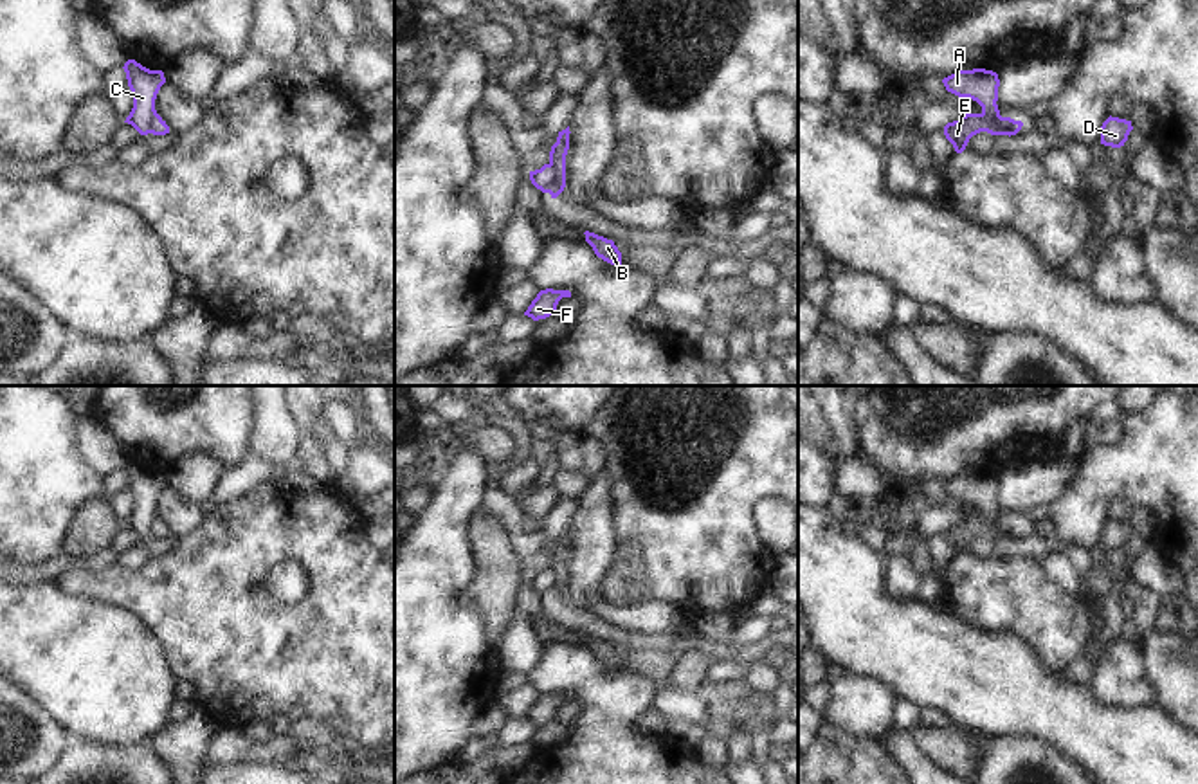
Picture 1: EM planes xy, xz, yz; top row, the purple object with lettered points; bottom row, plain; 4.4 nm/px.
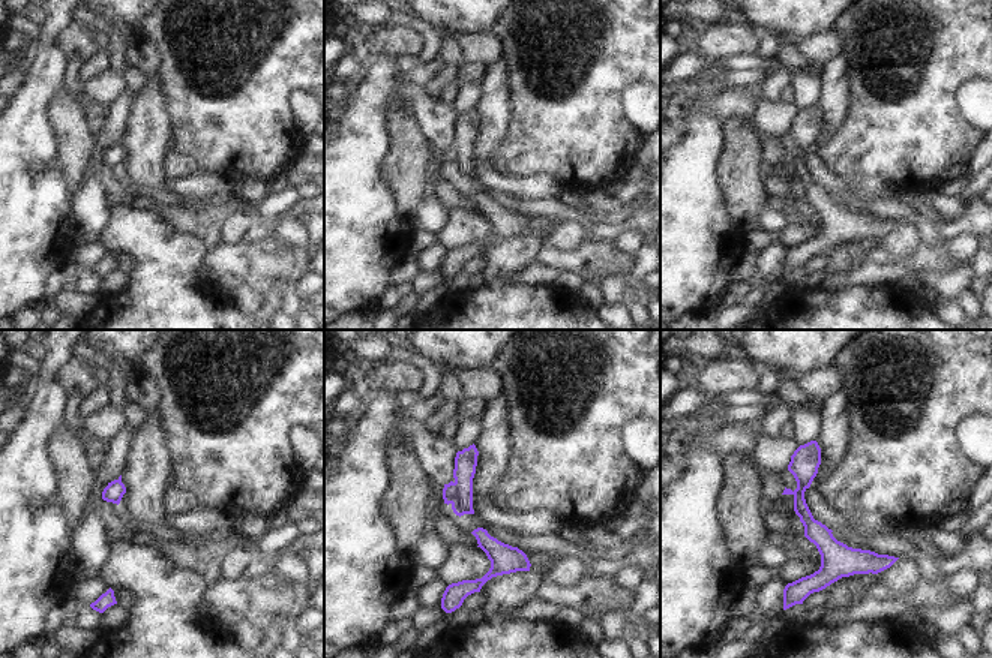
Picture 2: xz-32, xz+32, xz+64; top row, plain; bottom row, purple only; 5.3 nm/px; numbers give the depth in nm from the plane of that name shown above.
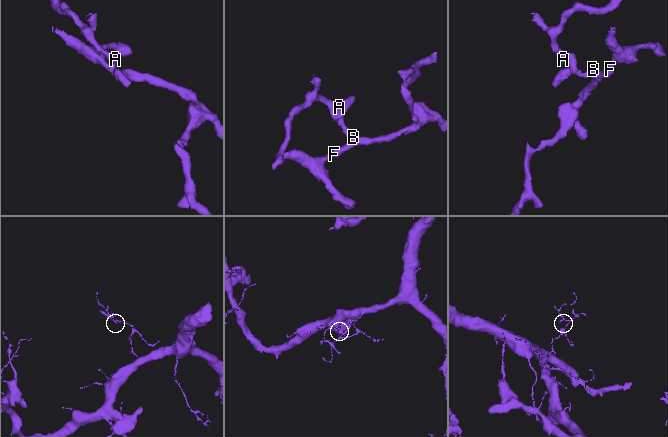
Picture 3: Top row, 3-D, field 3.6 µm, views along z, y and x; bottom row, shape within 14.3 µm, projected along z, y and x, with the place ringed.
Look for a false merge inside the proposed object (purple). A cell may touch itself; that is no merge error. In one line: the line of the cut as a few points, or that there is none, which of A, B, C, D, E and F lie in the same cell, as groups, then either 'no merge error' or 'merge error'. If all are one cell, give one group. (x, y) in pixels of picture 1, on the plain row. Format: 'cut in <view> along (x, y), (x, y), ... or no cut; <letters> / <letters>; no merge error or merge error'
cut in xz along (550, 566), (553, 574), (553, 593), (550, 597); A C / B D E F; merge error

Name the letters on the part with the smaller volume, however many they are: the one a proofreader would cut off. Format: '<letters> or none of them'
A, C.

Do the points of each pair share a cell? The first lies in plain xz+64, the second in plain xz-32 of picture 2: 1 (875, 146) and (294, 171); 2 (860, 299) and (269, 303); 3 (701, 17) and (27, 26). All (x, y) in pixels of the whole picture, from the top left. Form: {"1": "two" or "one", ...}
{"1": "two", "2": "two", "3": "two"}

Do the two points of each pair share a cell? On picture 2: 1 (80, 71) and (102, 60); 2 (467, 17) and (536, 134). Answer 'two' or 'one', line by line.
1: one
2: two

